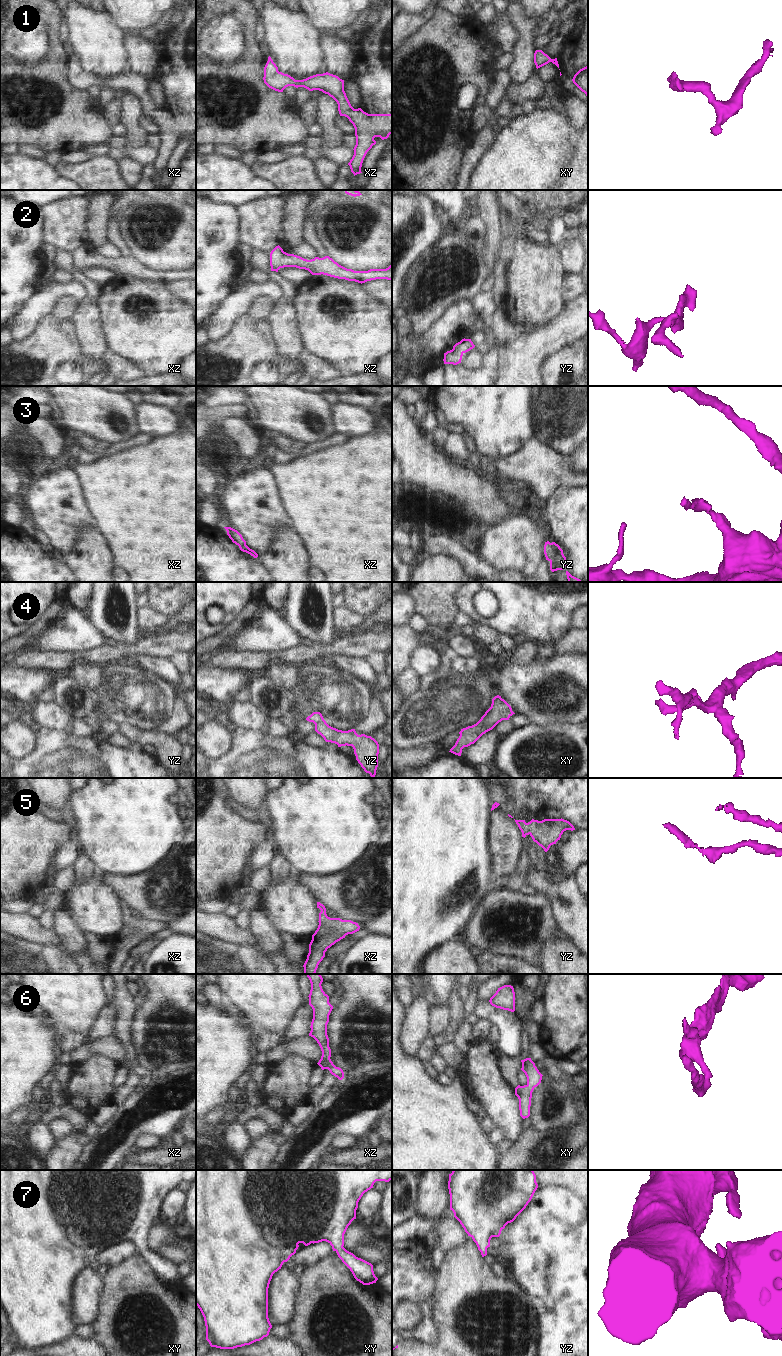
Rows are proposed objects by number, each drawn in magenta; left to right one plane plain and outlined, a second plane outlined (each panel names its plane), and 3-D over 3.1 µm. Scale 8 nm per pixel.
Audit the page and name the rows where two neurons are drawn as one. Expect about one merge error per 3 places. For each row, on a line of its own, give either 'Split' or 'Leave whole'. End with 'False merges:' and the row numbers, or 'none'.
1: Leave whole
2: Leave whole
3: Leave whole
4: Leave whole
5: Leave whole
6: Leave whole
7: Leave whole
False merges: none.

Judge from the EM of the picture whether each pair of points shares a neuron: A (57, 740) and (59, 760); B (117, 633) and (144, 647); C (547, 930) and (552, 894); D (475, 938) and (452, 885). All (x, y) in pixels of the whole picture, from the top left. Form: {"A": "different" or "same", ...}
{"A": "same", "B": "different", "C": "different", "D": "different"}

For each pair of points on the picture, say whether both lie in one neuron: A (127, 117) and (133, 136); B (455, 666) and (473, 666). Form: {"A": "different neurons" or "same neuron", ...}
{"A": "same neuron", "B": "same neuron"}

